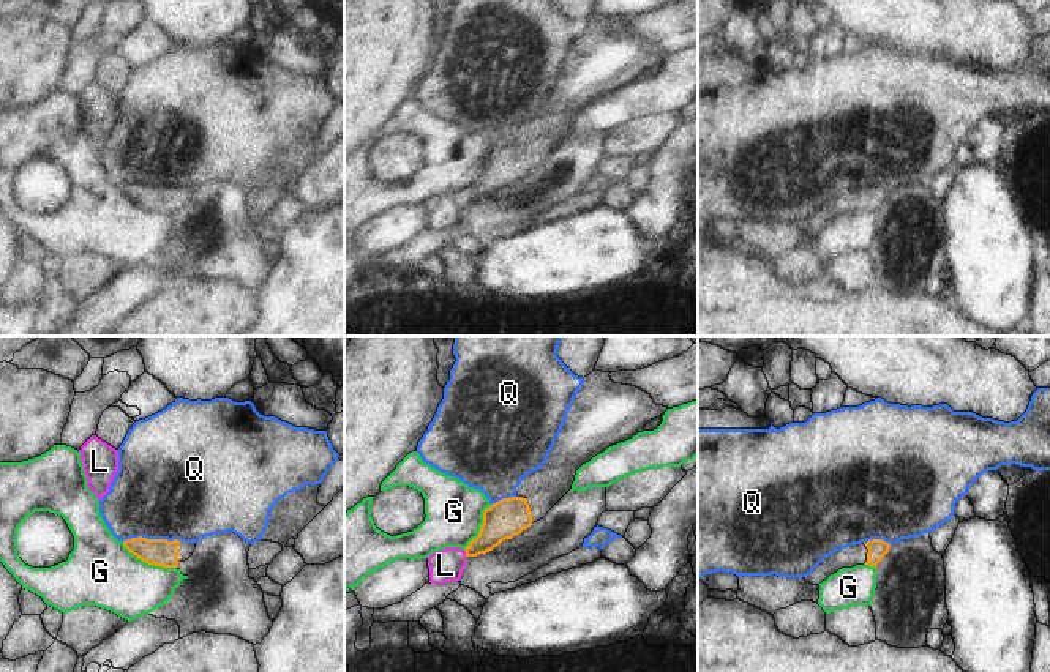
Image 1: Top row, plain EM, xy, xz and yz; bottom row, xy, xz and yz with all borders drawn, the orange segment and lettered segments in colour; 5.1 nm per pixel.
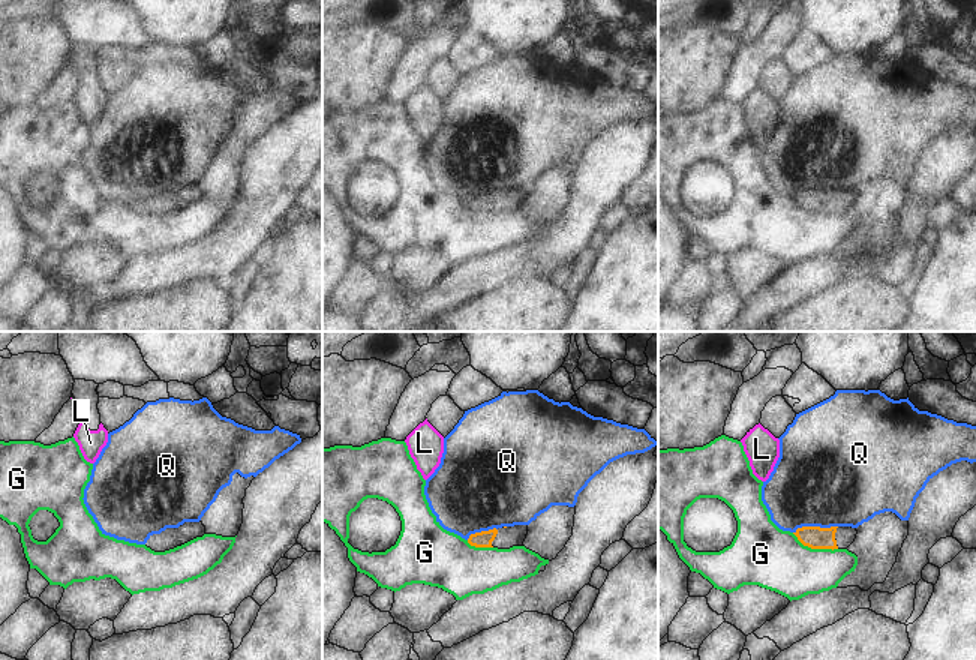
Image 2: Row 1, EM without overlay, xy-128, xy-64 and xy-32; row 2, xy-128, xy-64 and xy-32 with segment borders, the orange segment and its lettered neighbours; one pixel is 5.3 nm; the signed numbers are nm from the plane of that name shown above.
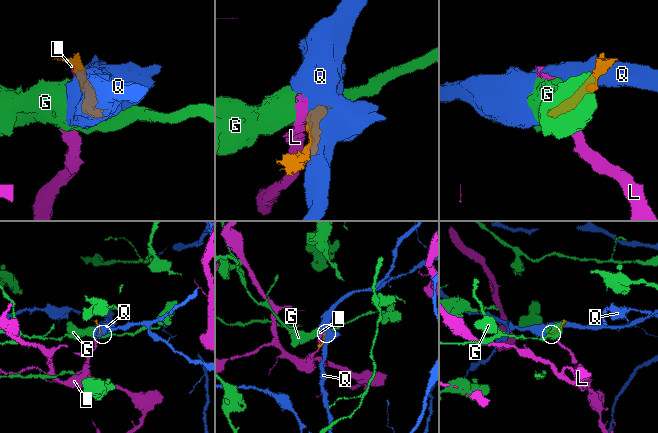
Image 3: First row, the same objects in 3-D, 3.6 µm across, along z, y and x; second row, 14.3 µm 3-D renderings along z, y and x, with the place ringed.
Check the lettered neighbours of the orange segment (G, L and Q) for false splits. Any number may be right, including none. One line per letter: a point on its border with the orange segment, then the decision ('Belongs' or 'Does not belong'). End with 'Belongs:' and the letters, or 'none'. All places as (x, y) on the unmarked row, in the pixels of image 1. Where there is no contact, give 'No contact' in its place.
G: Touches orange at xy (149, 210). Does not belong
L: Touches orange at xz (466, 199). Does not belong
Q: Touches orange at xy (152, 186). Does not belong
Belongs: none

